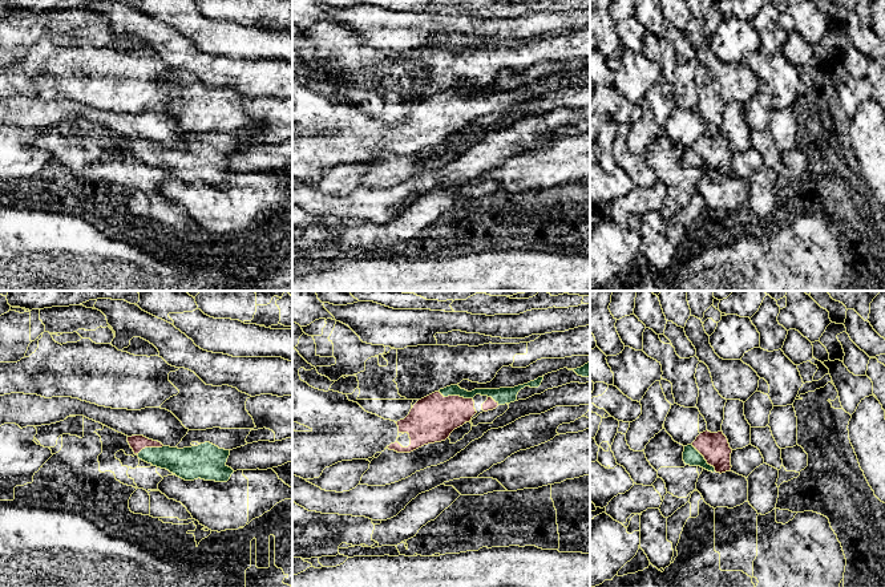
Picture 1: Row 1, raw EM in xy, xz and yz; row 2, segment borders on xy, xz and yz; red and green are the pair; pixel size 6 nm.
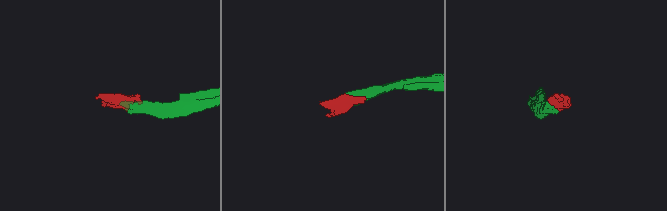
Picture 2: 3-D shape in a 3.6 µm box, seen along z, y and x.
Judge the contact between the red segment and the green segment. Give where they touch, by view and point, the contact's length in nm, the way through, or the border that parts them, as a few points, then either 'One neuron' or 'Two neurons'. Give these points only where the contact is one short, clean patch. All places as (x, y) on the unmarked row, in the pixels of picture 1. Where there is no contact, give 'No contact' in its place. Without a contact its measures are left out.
Touches red at xz (456, 98). Shared border 220 nm. Path across: xz (432, 121), (456, 98), (497, 97). One neuron

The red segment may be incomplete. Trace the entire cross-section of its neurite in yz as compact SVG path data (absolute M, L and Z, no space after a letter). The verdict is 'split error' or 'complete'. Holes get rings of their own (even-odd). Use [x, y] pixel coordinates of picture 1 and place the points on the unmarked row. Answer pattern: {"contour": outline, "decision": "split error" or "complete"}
{"contour": "M706 133L691 147L684 149L683 163L686 167L722 177L731 174L731 155L732 151L723 134Z", "decision": "split error"}

